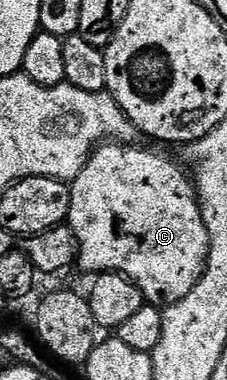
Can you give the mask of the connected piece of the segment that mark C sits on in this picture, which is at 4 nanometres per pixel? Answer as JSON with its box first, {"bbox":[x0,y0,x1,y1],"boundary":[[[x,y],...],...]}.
{"bbox":[66,143,211,307],"boundary":[[[104,143],[92,153],[91,158],[87,161],[87,166],[81,171],[81,175],[77,175],[75,181],[70,182],[70,187],[71,202],[69,203],[66,224],[71,226],[73,235],[79,244],[78,268],[83,268],[85,272],[91,273],[90,275],[122,273],[143,292],[143,300],[148,305],[166,307],[185,299],[185,295],[189,295],[189,291],[193,291],[193,287],[199,282],[204,269],[207,268],[207,252],[211,250],[211,240],[199,210],[199,199],[195,196],[195,186],[188,170],[186,173],[173,158],[166,157],[163,153],[142,149],[139,143]]]}

